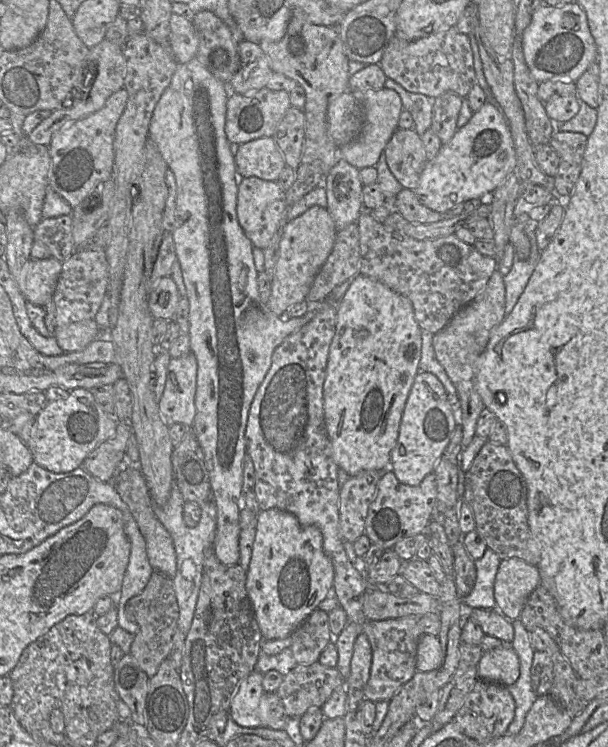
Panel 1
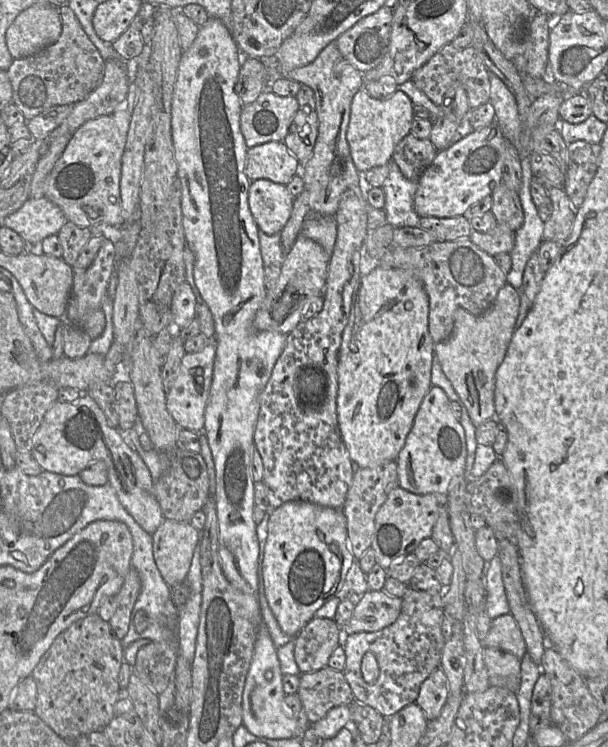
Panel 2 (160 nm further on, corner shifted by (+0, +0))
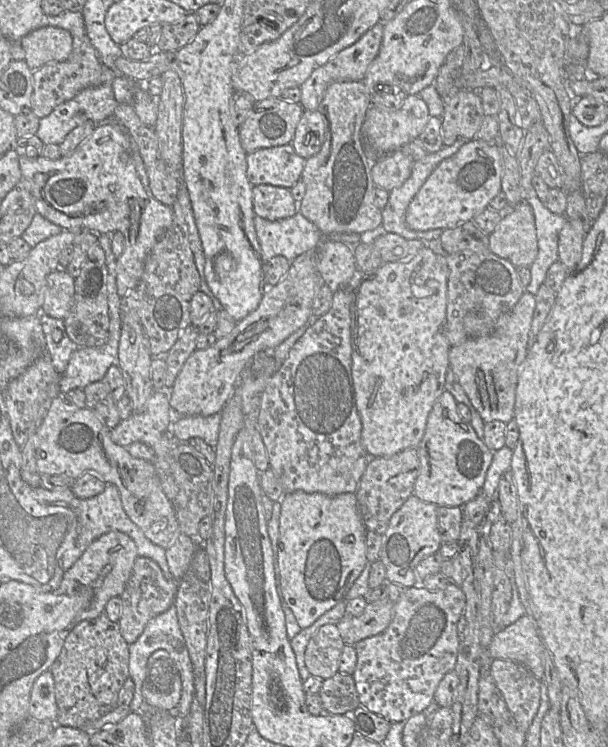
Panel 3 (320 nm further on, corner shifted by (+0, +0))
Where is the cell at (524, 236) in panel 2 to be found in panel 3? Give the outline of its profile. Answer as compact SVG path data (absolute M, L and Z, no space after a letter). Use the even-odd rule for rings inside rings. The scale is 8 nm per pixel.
M534 188L529 189L525 201L533 210L538 242L538 255L530 266L531 280L525 291L536 295L545 280L548 269L559 260L559 233L569 221L564 214L554 214L547 209Z

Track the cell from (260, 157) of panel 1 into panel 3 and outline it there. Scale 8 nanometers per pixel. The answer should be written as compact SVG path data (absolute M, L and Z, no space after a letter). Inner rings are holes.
M292 144L259 149L247 155L247 176L253 186L270 184L292 189L301 179L305 162Z

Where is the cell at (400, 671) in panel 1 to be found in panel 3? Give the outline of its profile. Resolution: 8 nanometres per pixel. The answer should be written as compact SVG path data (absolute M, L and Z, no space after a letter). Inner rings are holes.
M451 582L439 591L429 591L421 585L407 588L394 602L393 617L388 627L382 633L353 645L357 663L351 676L360 705L391 723L405 722L410 717L425 712L434 702L435 691L444 675L454 671L460 643L457 623L463 615L465 604L465 595L460 586Z

